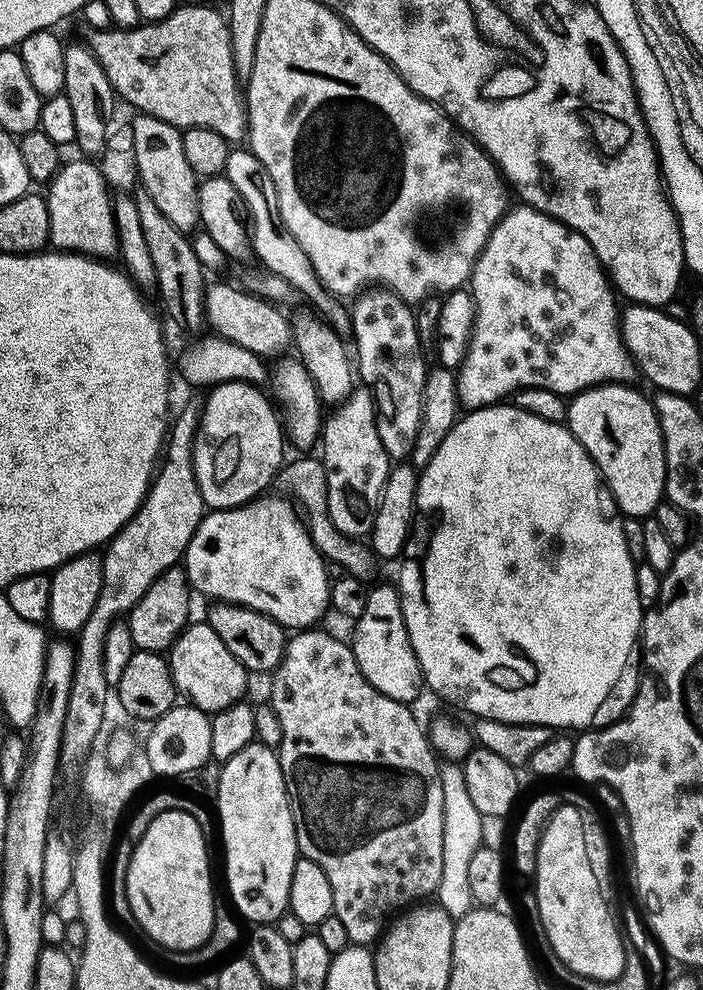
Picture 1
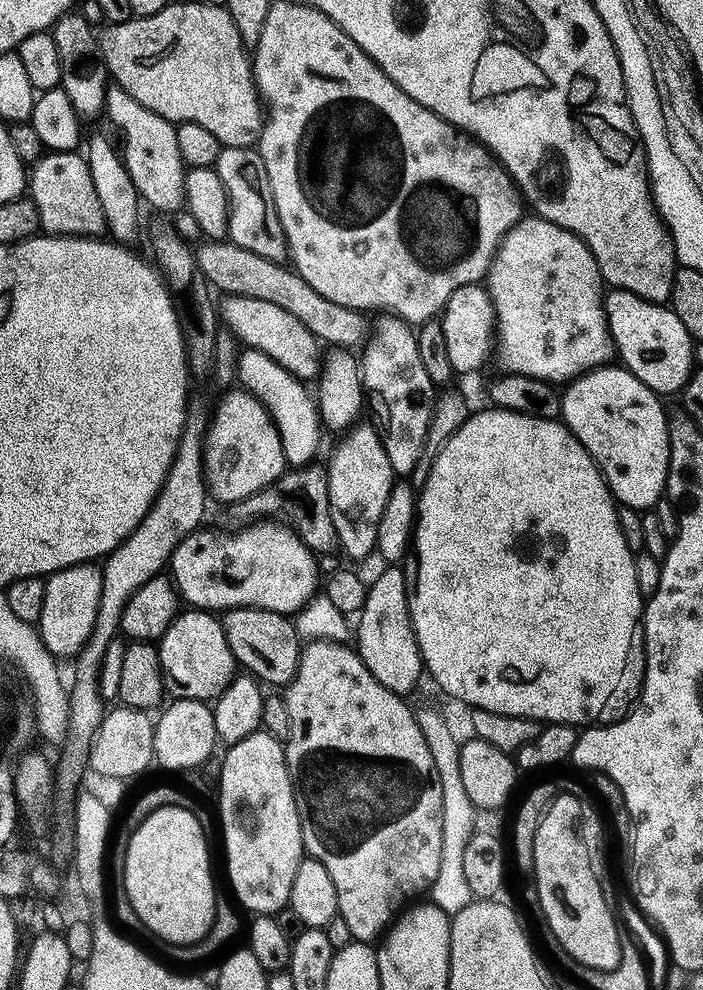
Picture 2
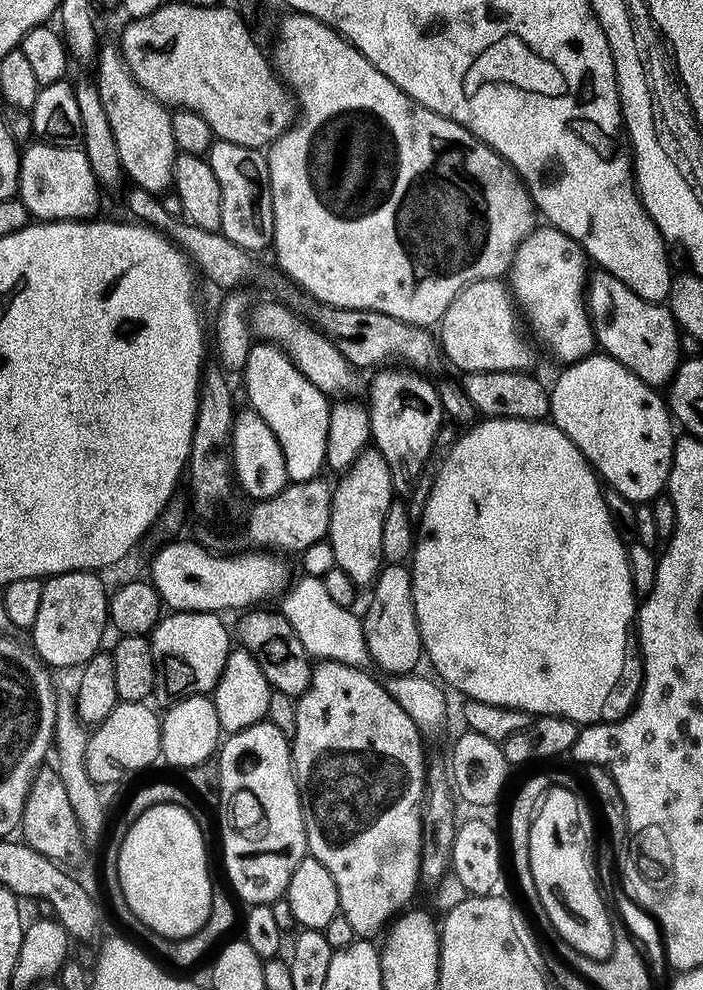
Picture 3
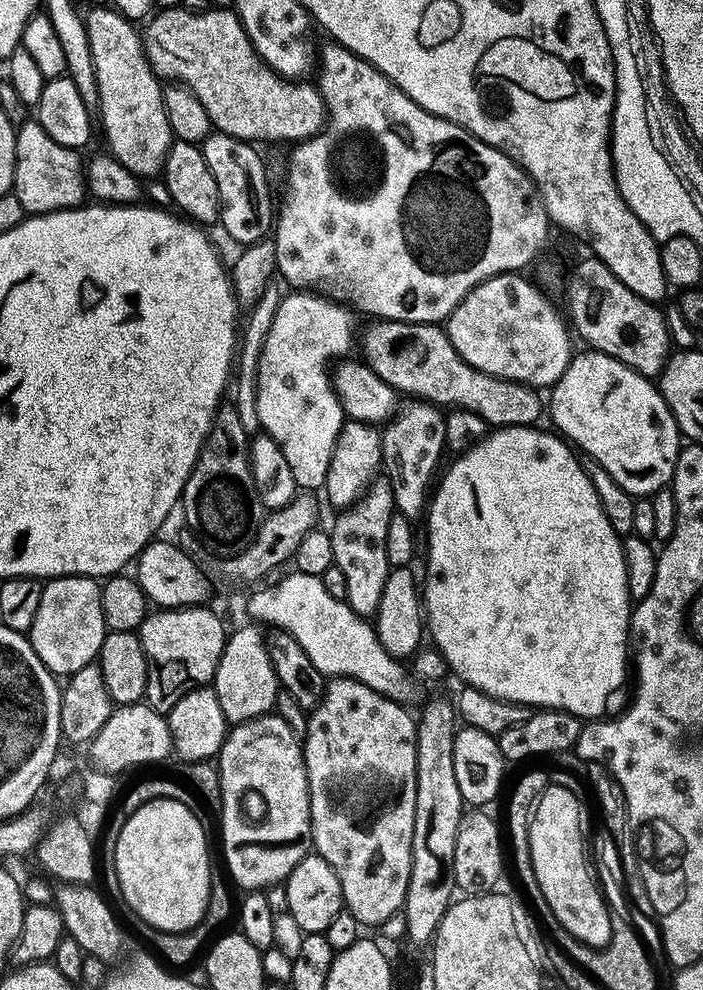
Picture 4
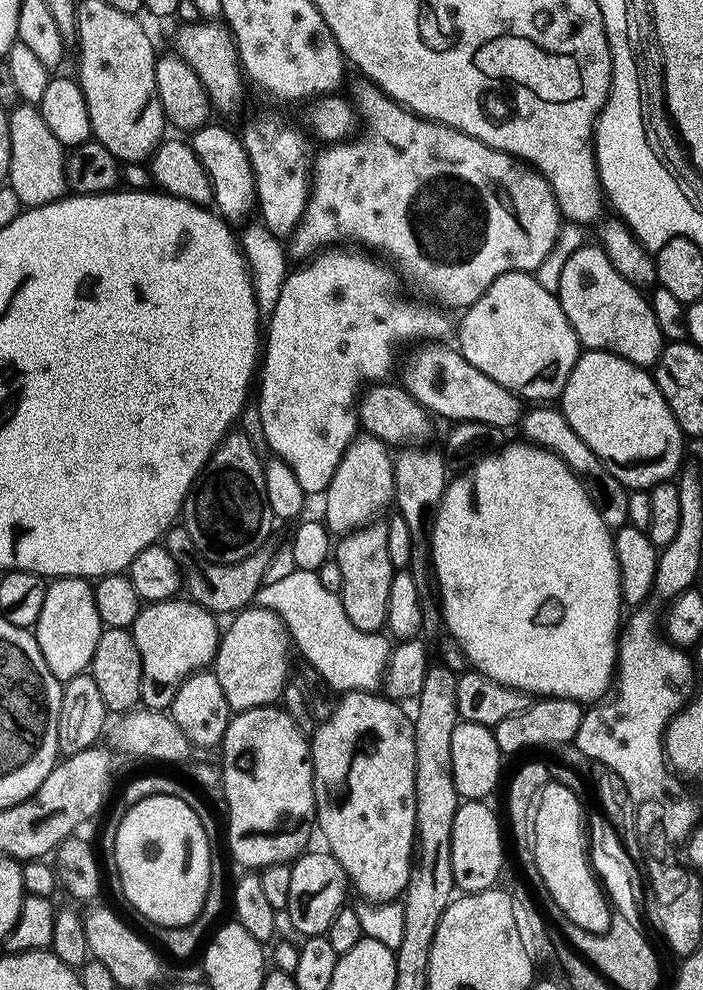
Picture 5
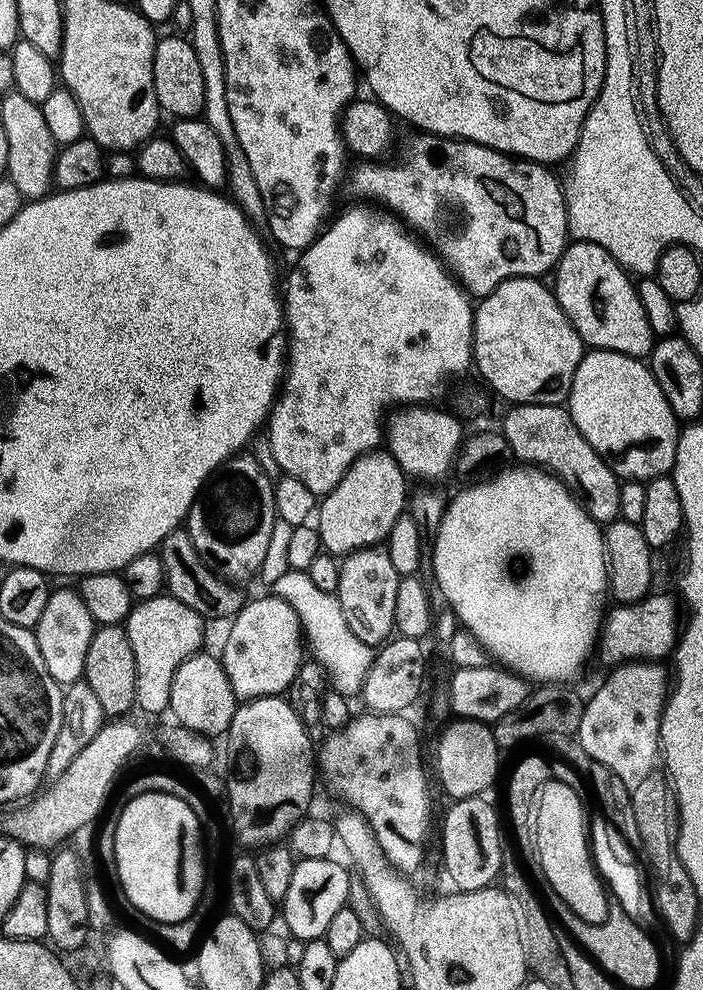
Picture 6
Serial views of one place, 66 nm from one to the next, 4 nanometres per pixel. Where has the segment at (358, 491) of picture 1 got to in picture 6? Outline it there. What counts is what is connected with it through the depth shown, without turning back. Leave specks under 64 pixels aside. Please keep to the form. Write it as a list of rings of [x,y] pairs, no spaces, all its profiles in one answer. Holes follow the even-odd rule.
[[[384,546],[360,548],[340,560],[338,590],[334,595],[342,606],[342,614],[350,625],[350,630],[354,630],[355,636],[362,638],[362,642],[380,646],[393,635],[396,626],[394,605],[401,579],[398,570],[394,570],[390,562],[387,547]]]

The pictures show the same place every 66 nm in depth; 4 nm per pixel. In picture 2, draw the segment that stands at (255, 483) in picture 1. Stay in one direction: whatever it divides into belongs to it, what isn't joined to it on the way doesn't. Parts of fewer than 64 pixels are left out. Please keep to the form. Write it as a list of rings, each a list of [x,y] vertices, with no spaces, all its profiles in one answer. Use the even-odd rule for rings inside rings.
[[[236,386],[225,391],[220,401],[215,401],[214,411],[210,416],[208,435],[204,437],[204,470],[206,473],[206,487],[211,499],[221,500],[221,505],[234,504],[238,500],[245,500],[250,494],[268,487],[286,471],[286,461],[280,431],[270,414],[258,402],[256,396],[251,396],[243,388]]]

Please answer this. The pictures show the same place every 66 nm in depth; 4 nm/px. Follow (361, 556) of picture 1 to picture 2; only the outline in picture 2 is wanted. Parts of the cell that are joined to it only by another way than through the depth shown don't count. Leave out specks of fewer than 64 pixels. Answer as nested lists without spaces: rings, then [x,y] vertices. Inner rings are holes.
[[[319,463],[305,464],[303,468],[284,471],[268,487],[250,494],[223,509],[219,527],[224,530],[239,530],[257,523],[261,518],[283,522],[295,532],[296,537],[314,554],[335,553],[338,545],[334,522],[328,509],[328,474]]]

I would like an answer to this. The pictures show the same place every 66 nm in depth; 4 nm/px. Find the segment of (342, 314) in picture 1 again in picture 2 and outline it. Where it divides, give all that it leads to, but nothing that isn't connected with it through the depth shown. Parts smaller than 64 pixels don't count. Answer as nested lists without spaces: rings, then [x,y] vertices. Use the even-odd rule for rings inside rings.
[[[221,147],[214,165],[222,186],[226,186],[228,195],[228,235],[233,244],[242,246],[242,250],[251,250],[281,262],[288,260],[288,243],[278,222],[278,210],[274,206],[274,194],[270,190],[270,174],[266,174],[266,162],[262,162],[259,151],[251,148]]]

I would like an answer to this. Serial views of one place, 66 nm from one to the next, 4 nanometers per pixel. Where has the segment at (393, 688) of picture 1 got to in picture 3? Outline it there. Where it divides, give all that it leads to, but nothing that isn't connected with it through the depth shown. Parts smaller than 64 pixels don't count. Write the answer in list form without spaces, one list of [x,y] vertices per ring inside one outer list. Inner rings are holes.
[[[385,563],[371,585],[372,601],[362,612],[364,637],[368,647],[368,659],[388,676],[407,676],[419,660],[422,660],[424,643],[420,640],[420,627],[412,597],[412,574],[407,563]]]

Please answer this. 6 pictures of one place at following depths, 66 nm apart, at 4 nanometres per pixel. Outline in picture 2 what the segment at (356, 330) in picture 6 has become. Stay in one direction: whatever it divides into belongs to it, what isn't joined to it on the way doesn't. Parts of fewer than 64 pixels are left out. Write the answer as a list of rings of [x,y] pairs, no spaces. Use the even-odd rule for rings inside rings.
[[[244,348],[239,353],[236,379],[239,387],[251,396],[256,396],[258,402],[262,402],[262,406],[276,423],[276,428],[280,431],[285,461],[292,468],[303,468],[305,464],[313,463],[317,459],[316,447],[320,444],[322,425],[313,393],[304,389],[307,388],[305,381],[291,376],[281,364],[274,362],[274,358],[253,348]]]

